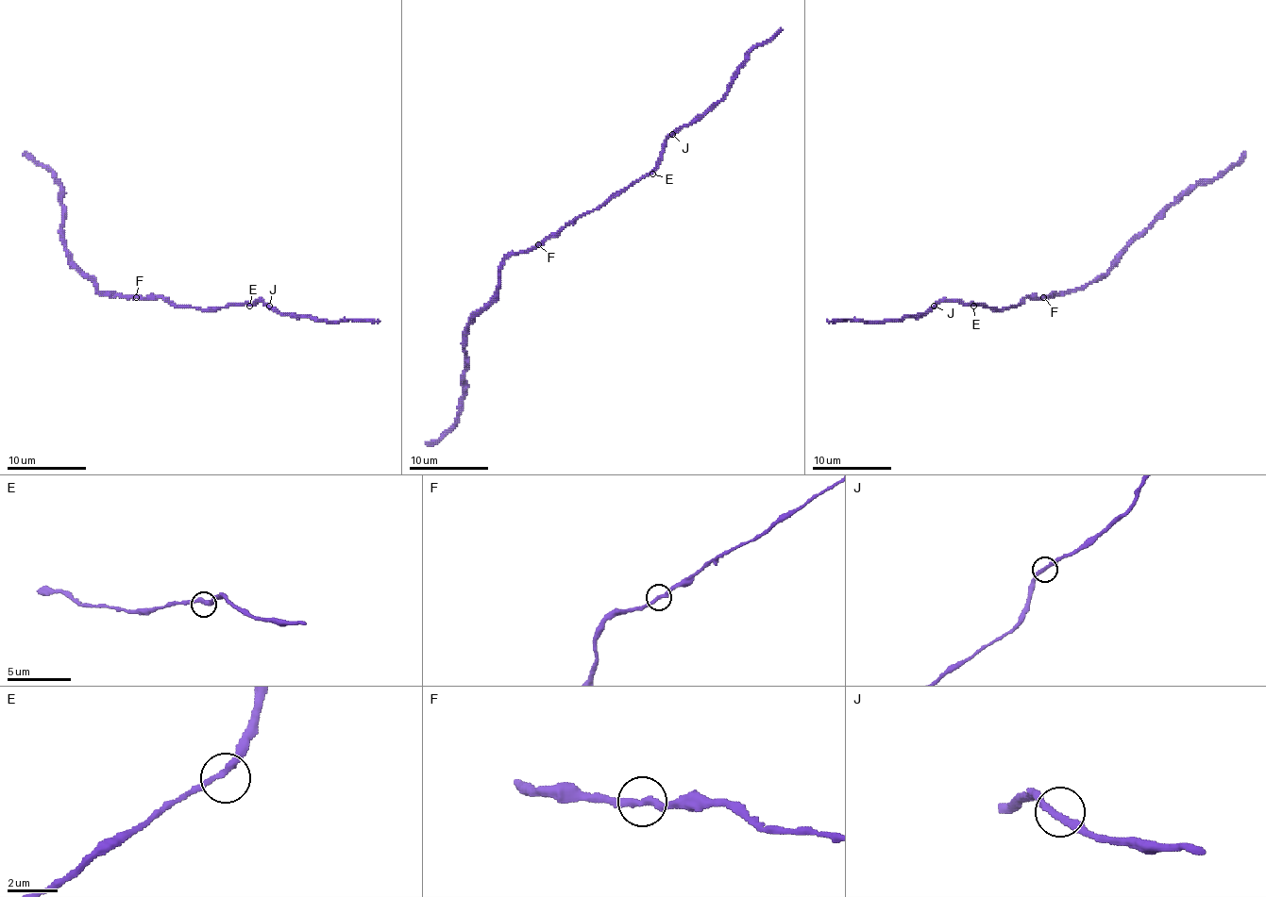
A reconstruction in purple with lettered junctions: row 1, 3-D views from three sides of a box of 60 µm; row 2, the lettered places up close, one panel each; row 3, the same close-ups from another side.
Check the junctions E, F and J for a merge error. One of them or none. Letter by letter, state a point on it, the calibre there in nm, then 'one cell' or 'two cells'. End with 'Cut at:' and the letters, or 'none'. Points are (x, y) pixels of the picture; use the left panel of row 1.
E: at (249, 306); 280 nm thick; one cell
F: at (136, 297); 280 nm thick; one cell
J: at (269, 306); 280 nm thick; one cell
Cut at: none

